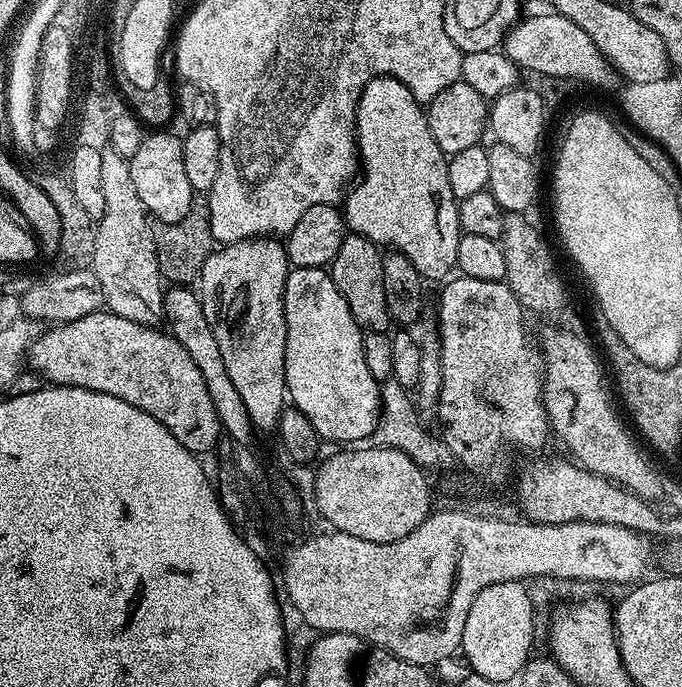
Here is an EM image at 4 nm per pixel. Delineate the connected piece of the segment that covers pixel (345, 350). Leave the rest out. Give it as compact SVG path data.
M292 268L288 273L286 286L284 287L284 313L286 314L284 386L291 407L298 409L302 414L306 414L306 418L310 418L310 426L314 426L314 430L320 436L321 441L332 441L341 446L352 446L357 442L367 441L380 421L381 381L376 380L374 374L370 374L370 370L366 367L366 358L362 355L362 338L364 337L364 332L360 327L360 323L354 318L354 314L350 314L350 306L346 306L346 298L342 298L338 286L334 286L331 271L324 268Z

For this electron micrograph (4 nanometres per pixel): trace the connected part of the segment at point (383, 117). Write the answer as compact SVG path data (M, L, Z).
M376 76L366 82L356 107L356 151L358 179L349 187L342 201L347 231L365 236L377 246L400 252L414 264L425 281L443 281L449 275L447 272L456 268L458 242L462 235L456 209L458 201L454 190L450 190L448 157L438 142L434 142L434 134L430 134L425 109L405 84L398 82L398 78Z

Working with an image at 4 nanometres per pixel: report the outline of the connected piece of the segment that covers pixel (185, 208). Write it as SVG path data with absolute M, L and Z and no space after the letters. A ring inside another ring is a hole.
M152 130L145 135L142 146L129 158L130 178L142 198L142 206L153 221L161 220L169 224L186 218L192 209L194 193L182 163L183 139L169 130Z

